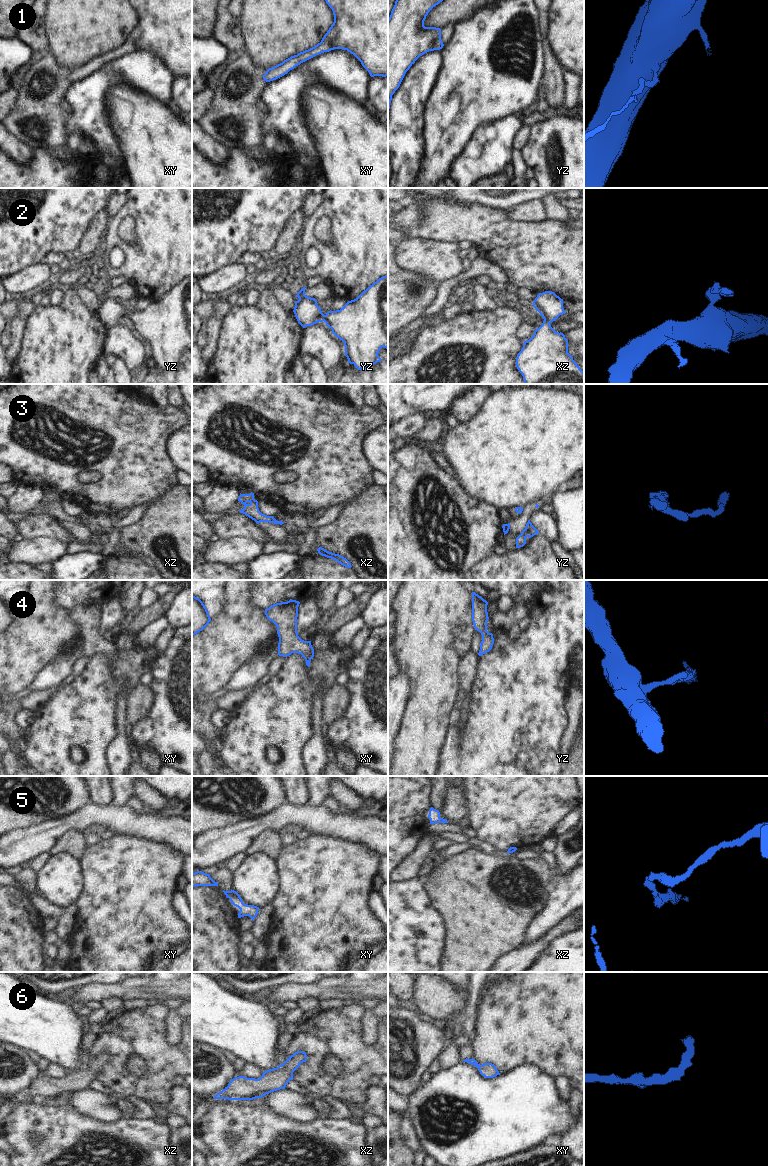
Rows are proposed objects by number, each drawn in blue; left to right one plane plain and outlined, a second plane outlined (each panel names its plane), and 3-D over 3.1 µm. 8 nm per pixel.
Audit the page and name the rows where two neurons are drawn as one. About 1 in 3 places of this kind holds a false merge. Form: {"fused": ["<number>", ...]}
{"fused": []}

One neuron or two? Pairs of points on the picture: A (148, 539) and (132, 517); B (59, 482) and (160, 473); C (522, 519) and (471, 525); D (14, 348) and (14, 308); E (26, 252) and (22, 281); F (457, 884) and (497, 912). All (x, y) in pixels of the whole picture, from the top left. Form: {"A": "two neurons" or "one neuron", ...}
{"A": "two neurons", "B": "one neuron", "C": "two neurons", "D": "two neurons", "E": "two neurons", "F": "one neuron"}

